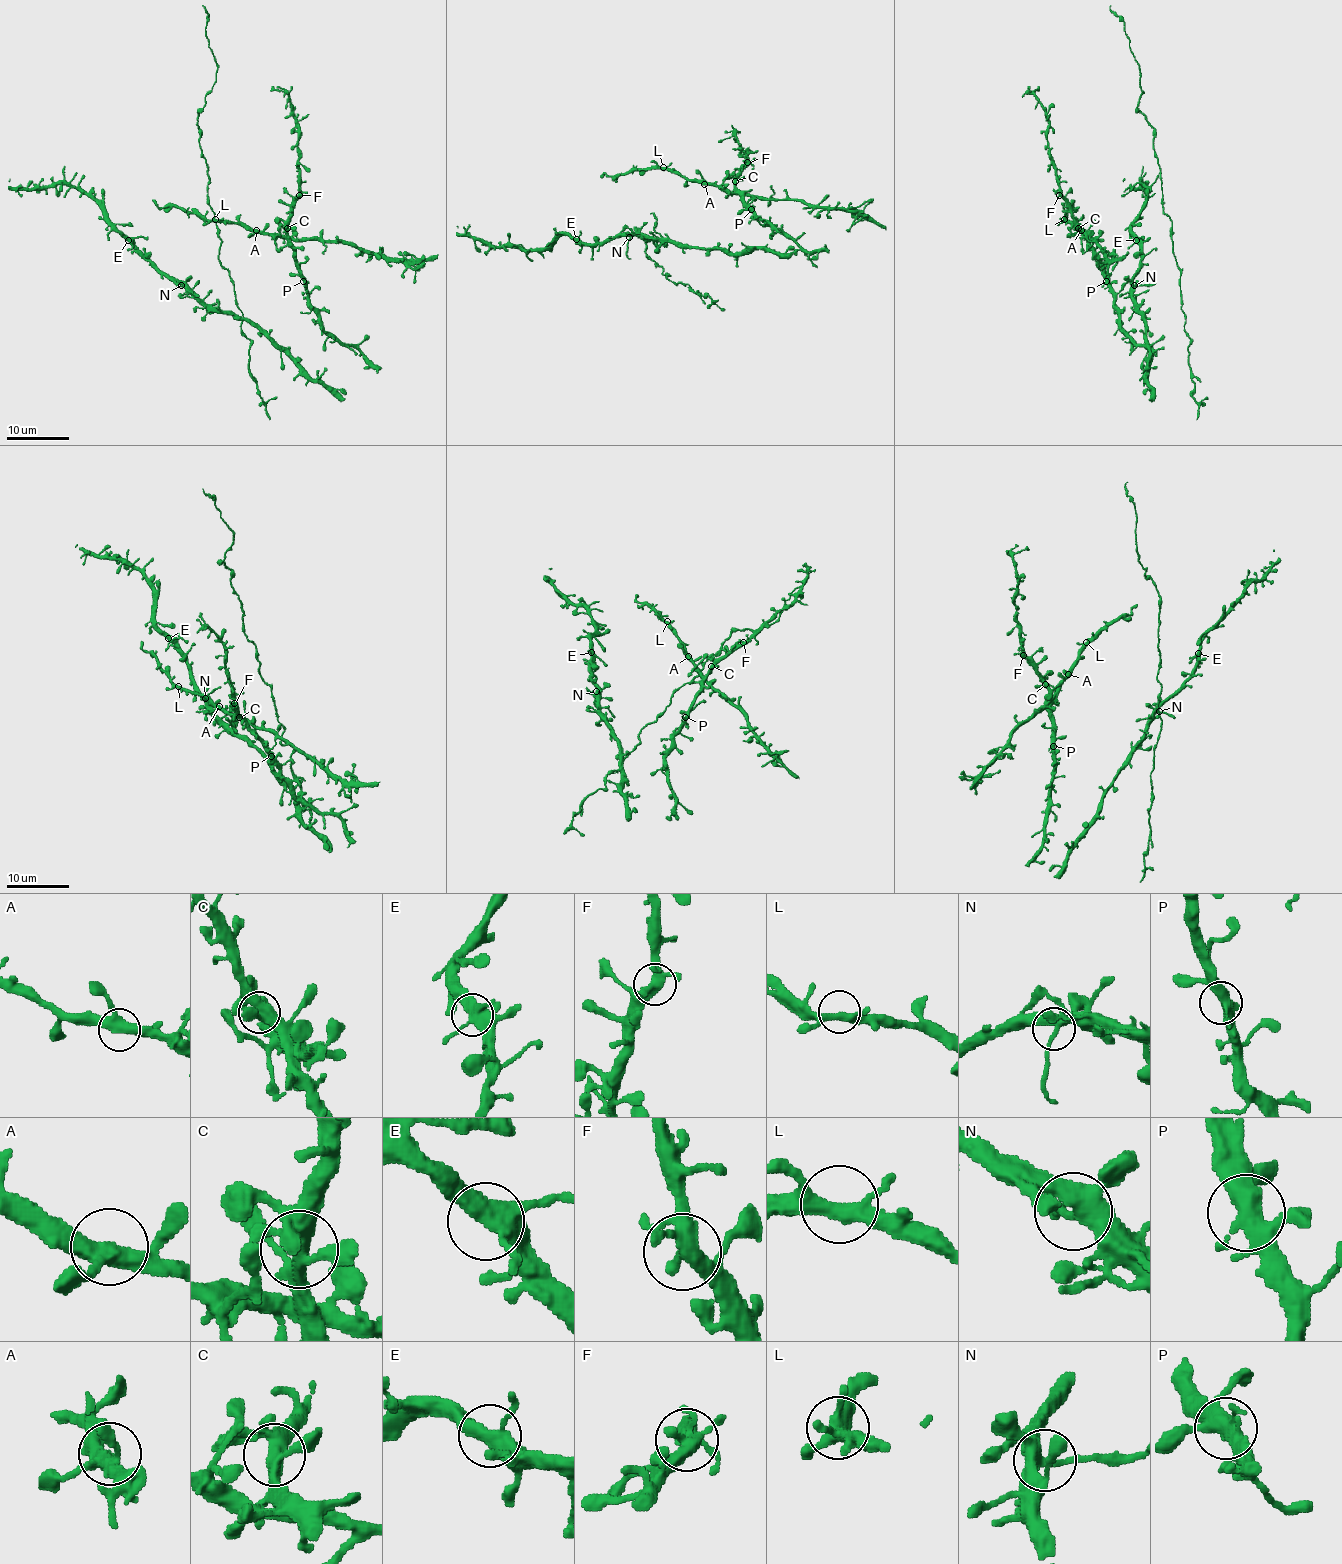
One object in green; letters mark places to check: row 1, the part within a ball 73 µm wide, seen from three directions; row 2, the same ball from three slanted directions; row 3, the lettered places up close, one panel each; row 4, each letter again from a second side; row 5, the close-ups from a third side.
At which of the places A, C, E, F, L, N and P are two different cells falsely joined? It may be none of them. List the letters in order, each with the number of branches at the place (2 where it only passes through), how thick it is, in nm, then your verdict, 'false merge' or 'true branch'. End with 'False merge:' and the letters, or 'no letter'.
A: 3 branches meet; 400 nm thick; true branch
C: 4 branches meet; 400 nm thick; true branch
E: 4 branches meet; 440 nm thick; true branch
F: 4 branches meet; 400 nm thick; true branch
L: 4 branches meet; 320 nm thick; true branch
N: 4 branches meet; 380 nm thick; true branch
P: 4 branches meet; 400 nm thick; true branch
False merge: no letter

